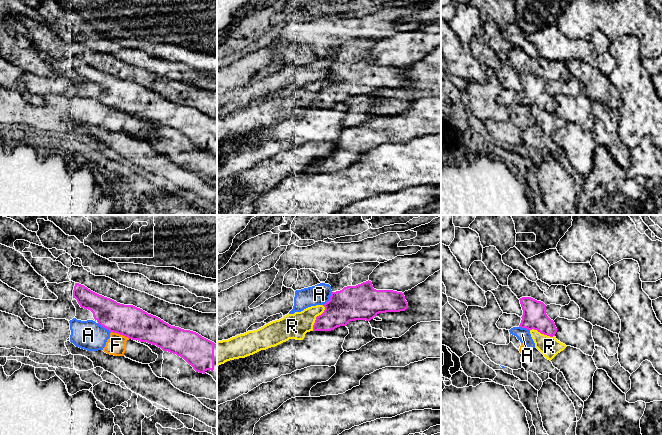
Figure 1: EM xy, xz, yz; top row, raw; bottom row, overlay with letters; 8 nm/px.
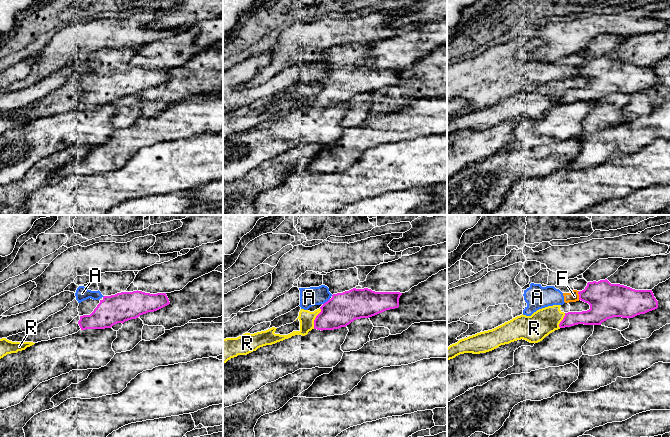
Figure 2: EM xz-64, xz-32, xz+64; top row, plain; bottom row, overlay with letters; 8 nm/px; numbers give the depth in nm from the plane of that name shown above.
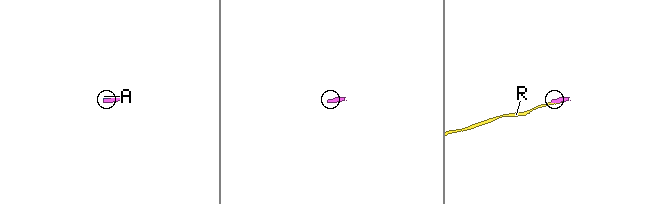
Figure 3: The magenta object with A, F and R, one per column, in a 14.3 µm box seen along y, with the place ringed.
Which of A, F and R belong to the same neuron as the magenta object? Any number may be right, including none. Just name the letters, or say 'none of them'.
none of them

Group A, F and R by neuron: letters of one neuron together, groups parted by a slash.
A F / R

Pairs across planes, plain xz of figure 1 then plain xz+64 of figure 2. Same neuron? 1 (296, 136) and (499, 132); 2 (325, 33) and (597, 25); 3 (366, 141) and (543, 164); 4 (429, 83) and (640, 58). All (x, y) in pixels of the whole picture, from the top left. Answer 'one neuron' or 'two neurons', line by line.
1: two neurons
2: one neuron
3: two neurons
4: two neurons

